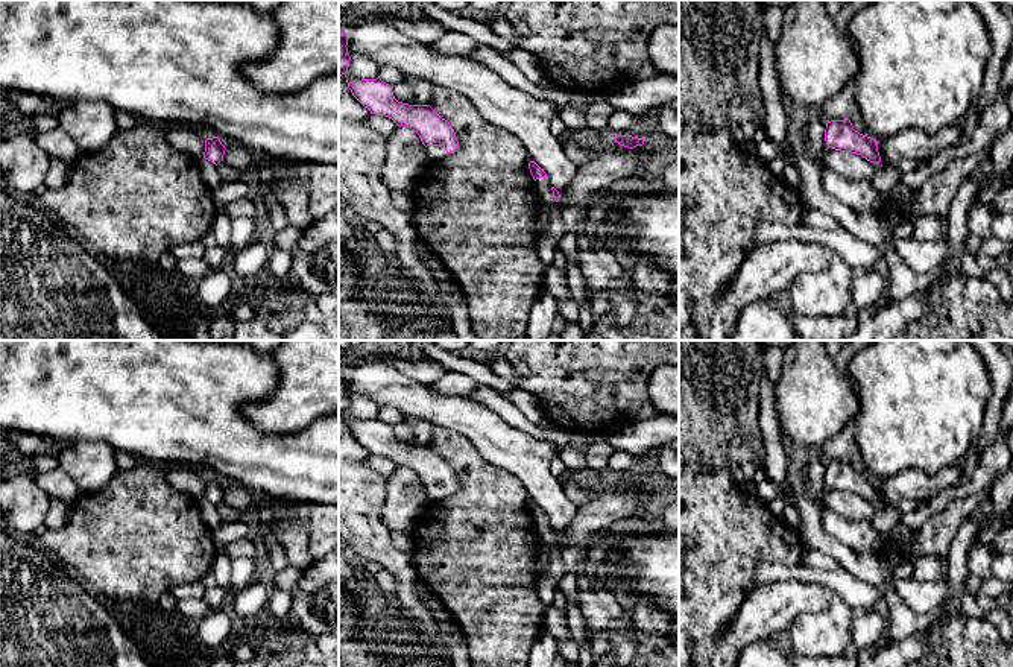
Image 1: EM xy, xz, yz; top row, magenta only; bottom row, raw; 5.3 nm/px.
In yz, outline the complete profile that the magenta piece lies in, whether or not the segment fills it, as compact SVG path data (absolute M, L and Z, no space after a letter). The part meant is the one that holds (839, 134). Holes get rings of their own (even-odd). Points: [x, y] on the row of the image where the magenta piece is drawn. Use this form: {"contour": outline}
{"contour": "M849 119L828 122L825 141L835 150L861 155L873 164L881 163L876 140L855 131Z"}

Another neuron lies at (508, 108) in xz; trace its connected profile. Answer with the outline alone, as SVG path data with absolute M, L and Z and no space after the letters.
M360 21L348 33L348 55L364 55L378 67L390 65L404 76L427 77L434 87L450 88L469 99L497 131L512 134L532 161L548 176L559 194L559 205L576 201L568 194L577 167L562 149L550 125L560 106L539 100L506 82L475 56L439 55L387 21Z

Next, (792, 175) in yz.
M785 163L782 179L791 188L799 190L802 179L799 167L793 163Z

